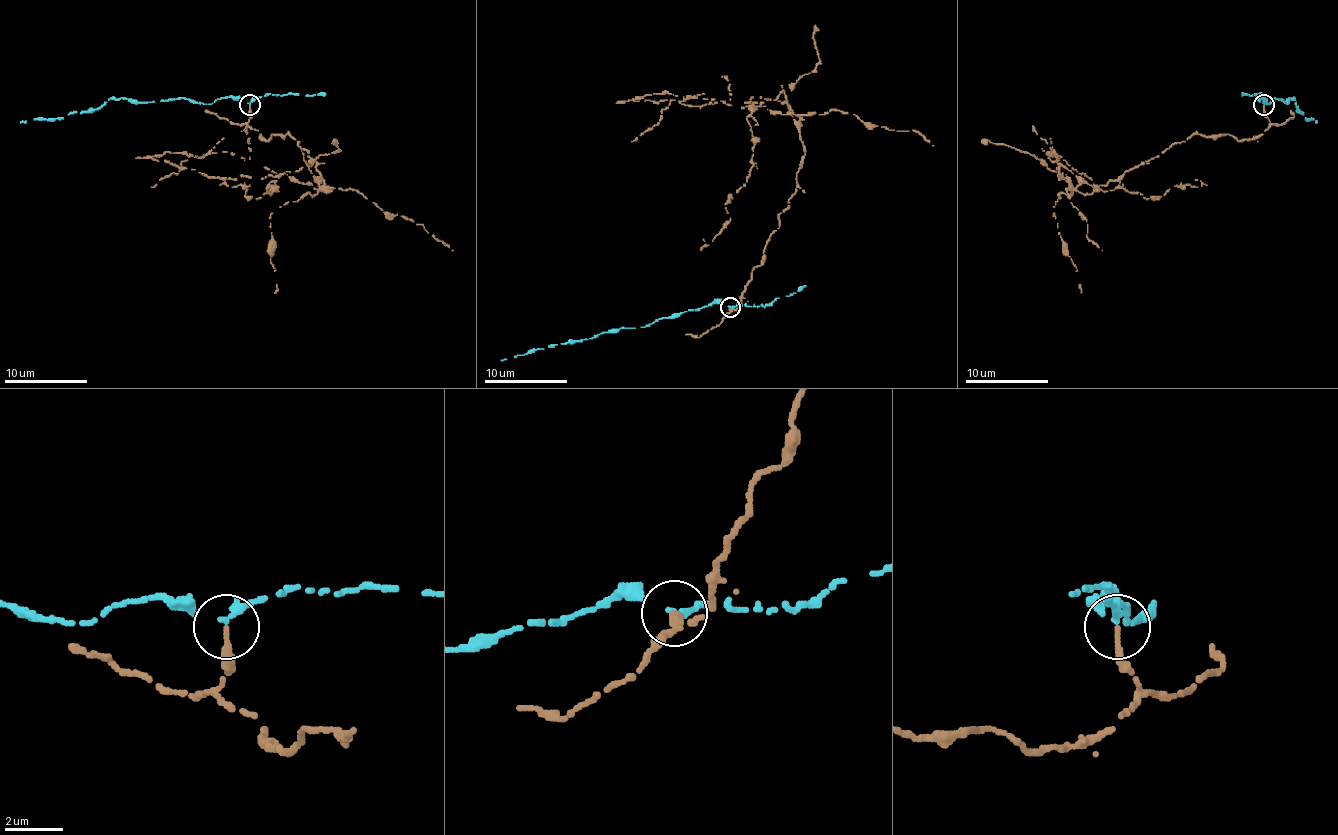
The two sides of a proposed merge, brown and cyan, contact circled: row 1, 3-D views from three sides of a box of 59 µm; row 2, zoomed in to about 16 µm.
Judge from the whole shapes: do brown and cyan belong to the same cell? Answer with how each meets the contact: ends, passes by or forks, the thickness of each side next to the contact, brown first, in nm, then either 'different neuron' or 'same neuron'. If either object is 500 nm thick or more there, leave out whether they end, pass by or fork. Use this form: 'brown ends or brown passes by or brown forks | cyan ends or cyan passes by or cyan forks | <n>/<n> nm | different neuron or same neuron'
brown ends | cyan passes by | 200/190 nm | different neuron

